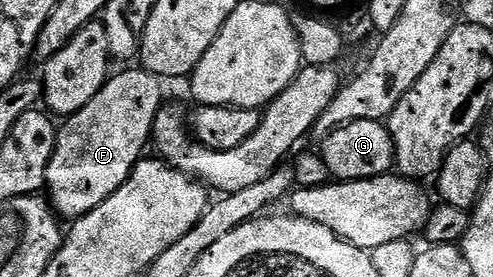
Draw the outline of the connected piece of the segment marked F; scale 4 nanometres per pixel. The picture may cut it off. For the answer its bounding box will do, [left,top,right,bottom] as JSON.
[45,67,164,219]

